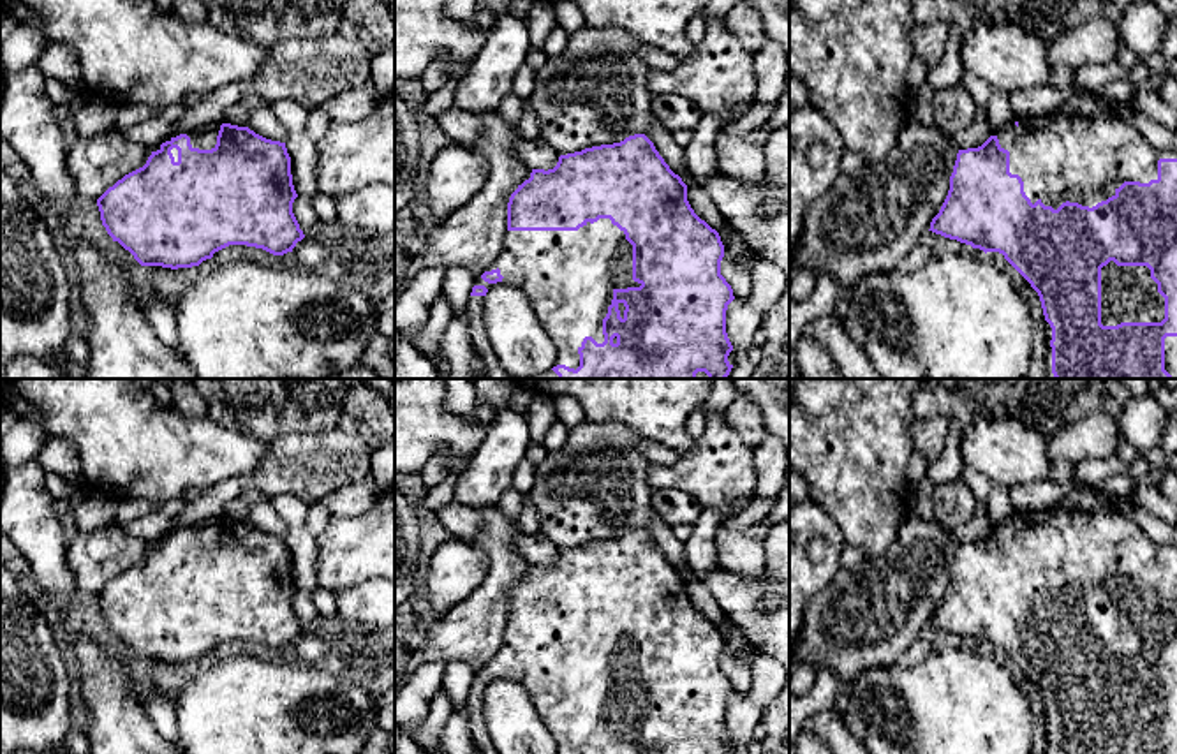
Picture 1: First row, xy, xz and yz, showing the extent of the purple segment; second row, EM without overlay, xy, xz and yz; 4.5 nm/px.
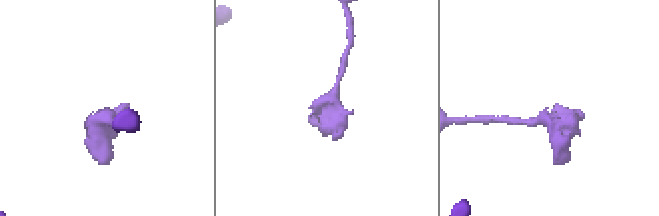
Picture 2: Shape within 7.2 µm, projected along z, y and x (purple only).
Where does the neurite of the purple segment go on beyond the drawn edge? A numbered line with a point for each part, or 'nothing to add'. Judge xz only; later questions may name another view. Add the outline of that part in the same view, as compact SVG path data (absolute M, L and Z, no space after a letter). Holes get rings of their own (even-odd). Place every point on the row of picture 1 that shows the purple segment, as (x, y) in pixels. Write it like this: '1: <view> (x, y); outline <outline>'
1: xz (568, 275); outline M610 218L587 222L578 231L506 231L502 248L486 271L497 268L504 277L500 282L488 284L477 277L474 285L520 287L555 345L553 366L566 365L574 370L580 366L578 349L585 336L604 342L603 319L613 291L641 285L633 280L633 245Z

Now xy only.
1: xy (205, 140); outline M224 120L222 123L229 123L229 122ZM222 123L210 125L206 129L203 129L203 130L197 130L197 132L189 132L187 136L190 137L192 148L199 148L199 150L215 148L217 136L218 136L218 130L220 130Z

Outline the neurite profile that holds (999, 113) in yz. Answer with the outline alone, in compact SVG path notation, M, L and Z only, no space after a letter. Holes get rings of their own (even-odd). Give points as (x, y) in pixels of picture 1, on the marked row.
M994 88L987 106L987 125L990 130L996 132L1015 122L1015 118L1017 116L1010 106L1010 93Z

